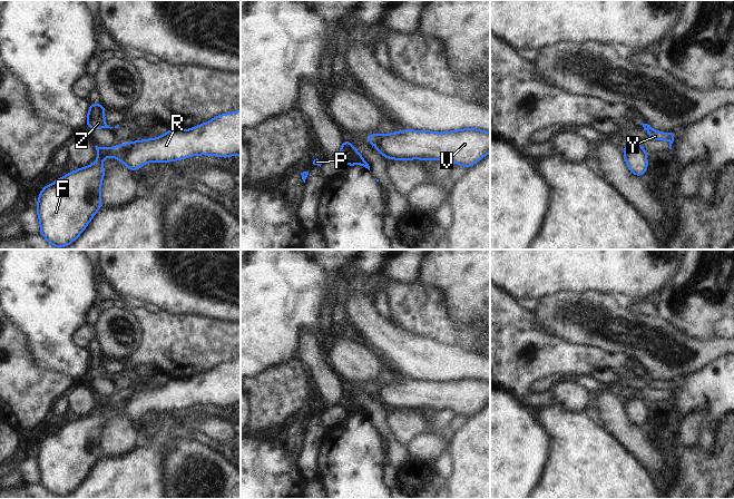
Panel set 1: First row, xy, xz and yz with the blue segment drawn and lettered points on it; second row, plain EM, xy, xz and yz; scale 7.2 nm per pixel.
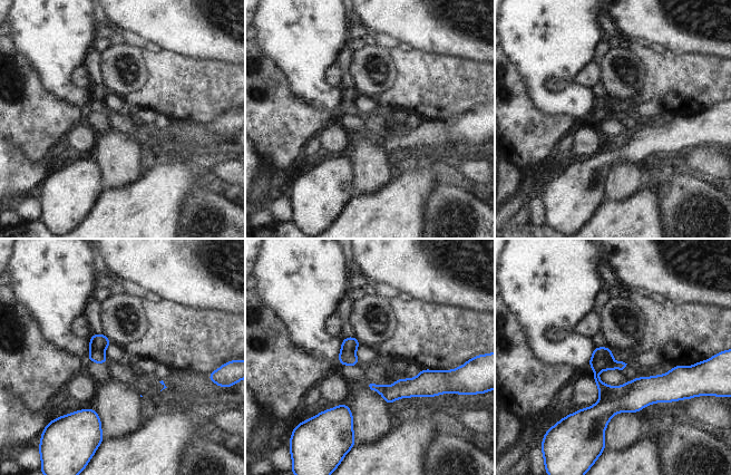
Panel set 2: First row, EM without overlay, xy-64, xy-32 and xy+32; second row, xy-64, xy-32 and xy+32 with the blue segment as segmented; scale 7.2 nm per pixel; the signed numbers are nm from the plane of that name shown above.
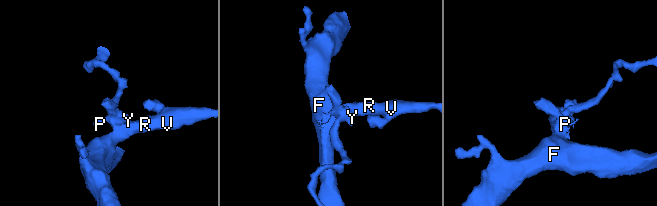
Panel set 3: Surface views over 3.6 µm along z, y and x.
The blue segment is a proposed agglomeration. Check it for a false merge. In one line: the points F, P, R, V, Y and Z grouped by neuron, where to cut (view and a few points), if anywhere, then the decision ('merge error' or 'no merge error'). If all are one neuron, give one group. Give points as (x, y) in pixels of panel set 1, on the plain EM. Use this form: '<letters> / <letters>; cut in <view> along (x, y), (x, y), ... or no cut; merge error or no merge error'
F R V / P Y Z; cut in xy along (128, 393), (128, 400), (120, 410); merge error

